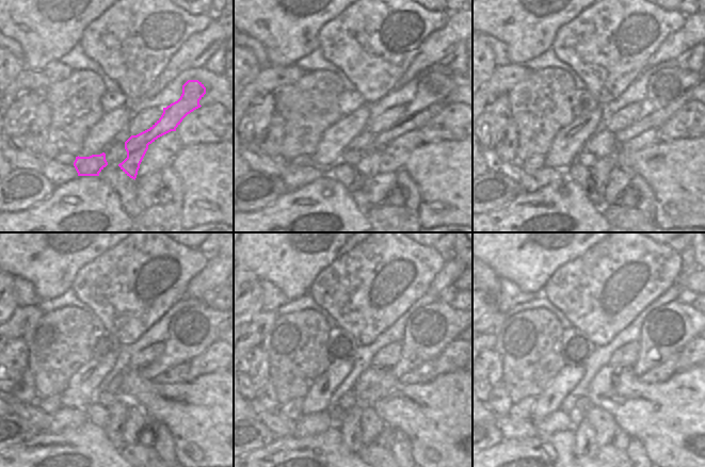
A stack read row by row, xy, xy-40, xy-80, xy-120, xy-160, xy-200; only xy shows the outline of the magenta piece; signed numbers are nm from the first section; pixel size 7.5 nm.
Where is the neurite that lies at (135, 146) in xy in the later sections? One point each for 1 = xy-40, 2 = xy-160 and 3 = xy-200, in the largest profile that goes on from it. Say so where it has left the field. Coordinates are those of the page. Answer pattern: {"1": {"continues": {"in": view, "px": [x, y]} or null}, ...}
{"1": {"continues": {"in": "xy-40", "px": [432, 89]}}, "2": {"continues": {"in": "xy-160", "px": [429, 329]}}, "3": {"continues": {"in": "xy-200", "px": [666, 331]}}}

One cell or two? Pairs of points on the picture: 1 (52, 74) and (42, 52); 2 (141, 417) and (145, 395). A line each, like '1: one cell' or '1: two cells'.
1: two cells
2: two cells

